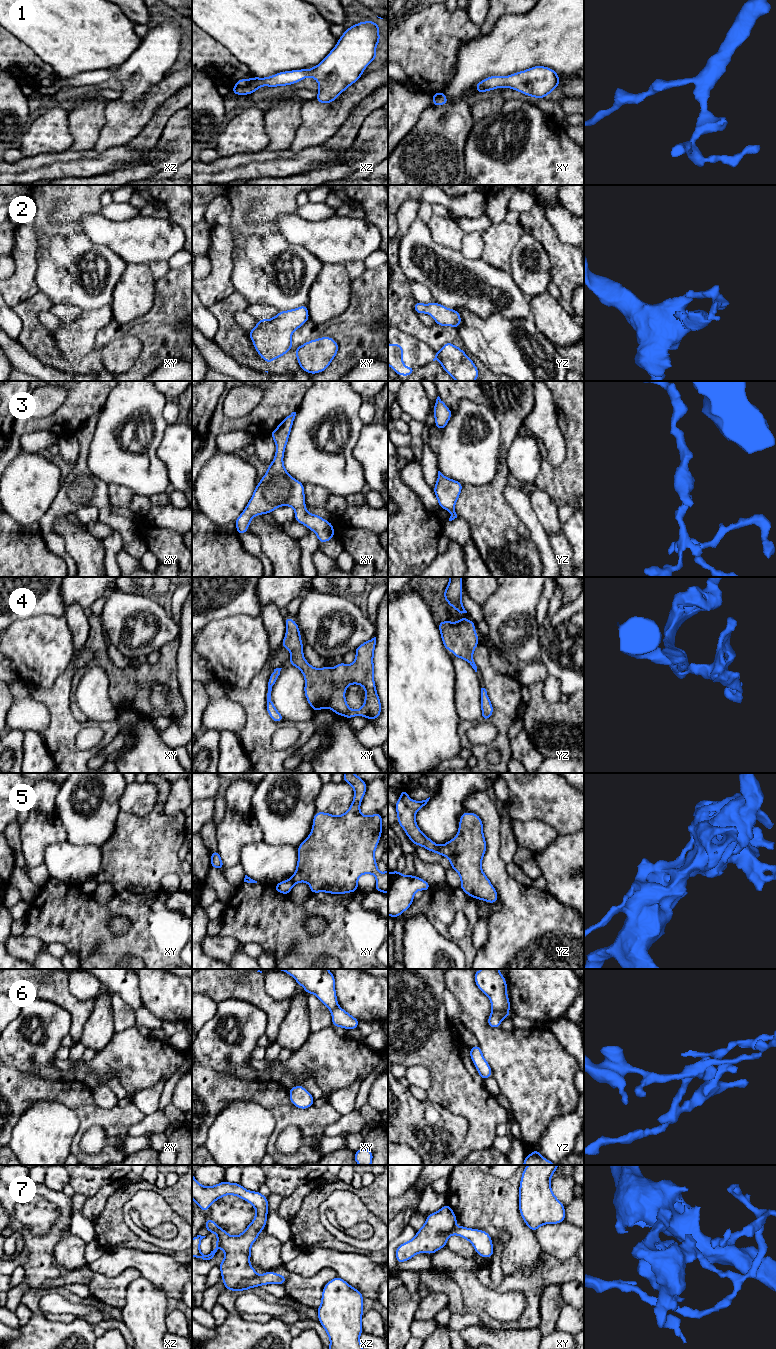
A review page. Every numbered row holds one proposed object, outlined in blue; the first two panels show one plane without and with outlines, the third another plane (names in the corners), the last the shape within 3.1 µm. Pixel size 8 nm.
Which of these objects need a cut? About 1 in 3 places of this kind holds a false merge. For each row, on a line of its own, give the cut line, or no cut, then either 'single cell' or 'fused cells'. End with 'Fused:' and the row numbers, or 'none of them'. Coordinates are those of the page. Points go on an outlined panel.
1: no cut | single cell
2: no cut | single cell
3: no cut | single cell
4: no cut | single cell
5: no cut | single cell
6: yz (508, 1007), (492, 1010) | fused cells
7: xz (257, 1275), (243, 1280), (235, 1291) | fused cells
Fused: 6, 7

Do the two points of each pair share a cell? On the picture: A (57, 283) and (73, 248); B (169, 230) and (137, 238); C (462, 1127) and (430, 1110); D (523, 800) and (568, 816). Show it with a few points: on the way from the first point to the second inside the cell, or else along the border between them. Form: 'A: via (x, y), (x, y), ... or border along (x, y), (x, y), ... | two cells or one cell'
A: via (62, 274), (62, 268), (72, 257) | one cell
B: via (161, 238), (145, 238) | one cell
C: via (454, 1127), (445, 1119), (438, 1118) | one cell
D: via (534, 800), (552, 800), (557, 805) | one cell

